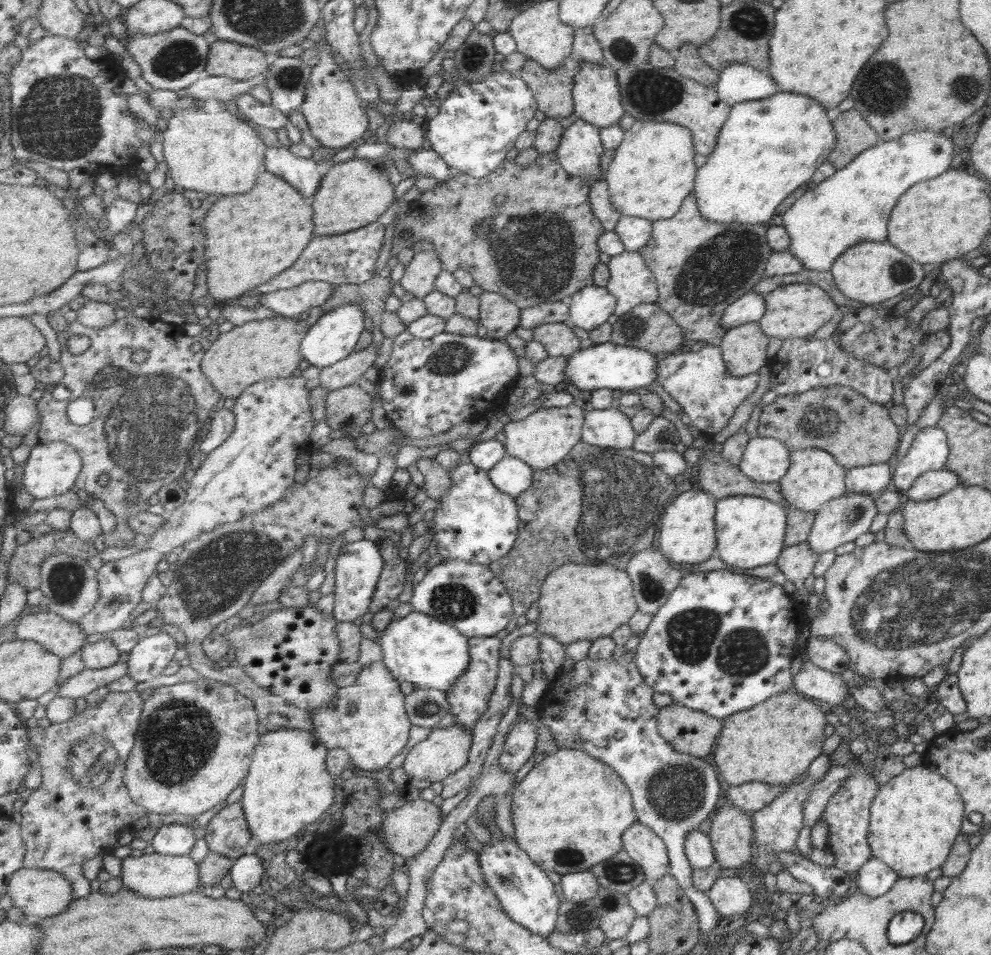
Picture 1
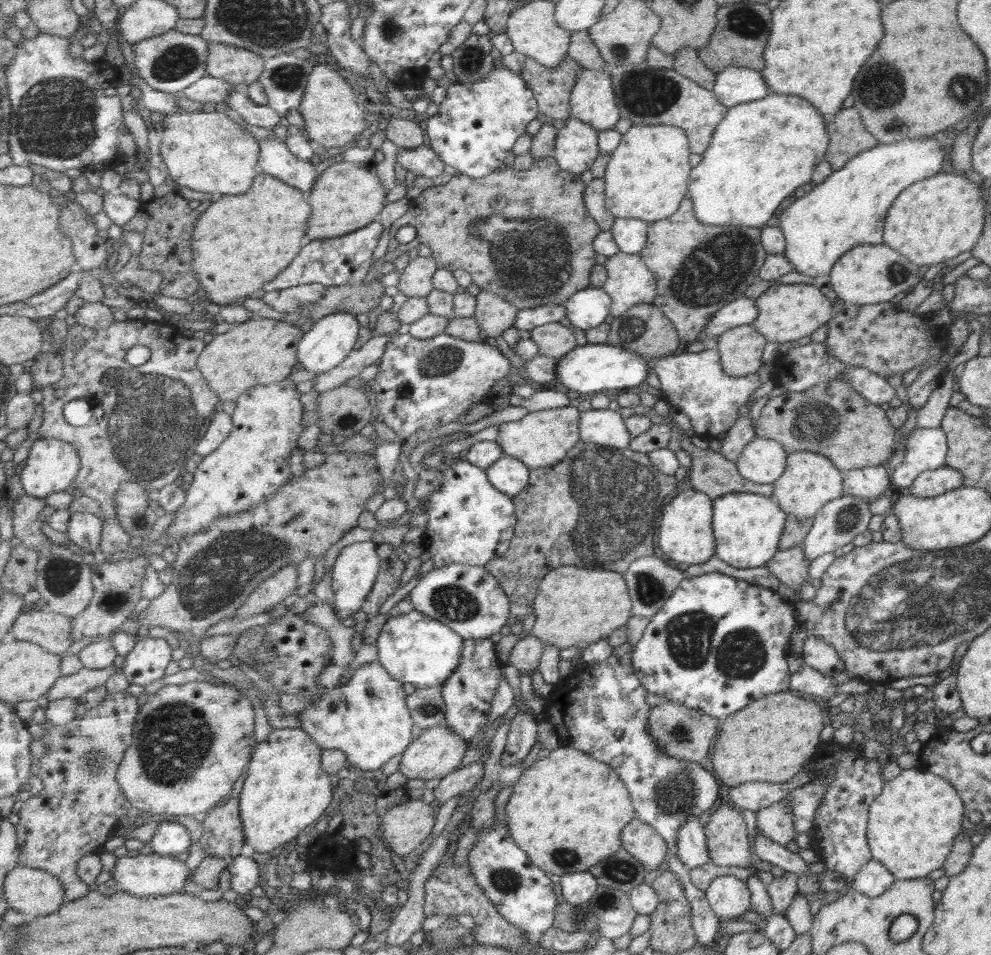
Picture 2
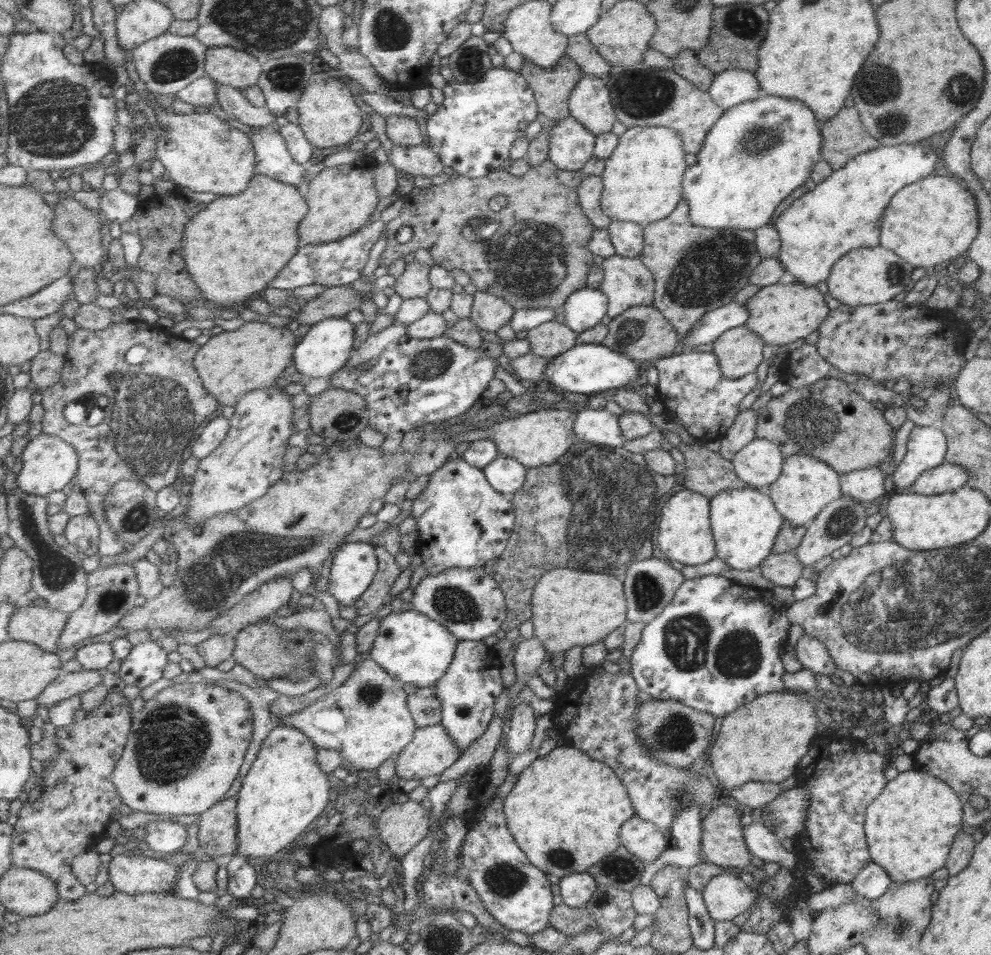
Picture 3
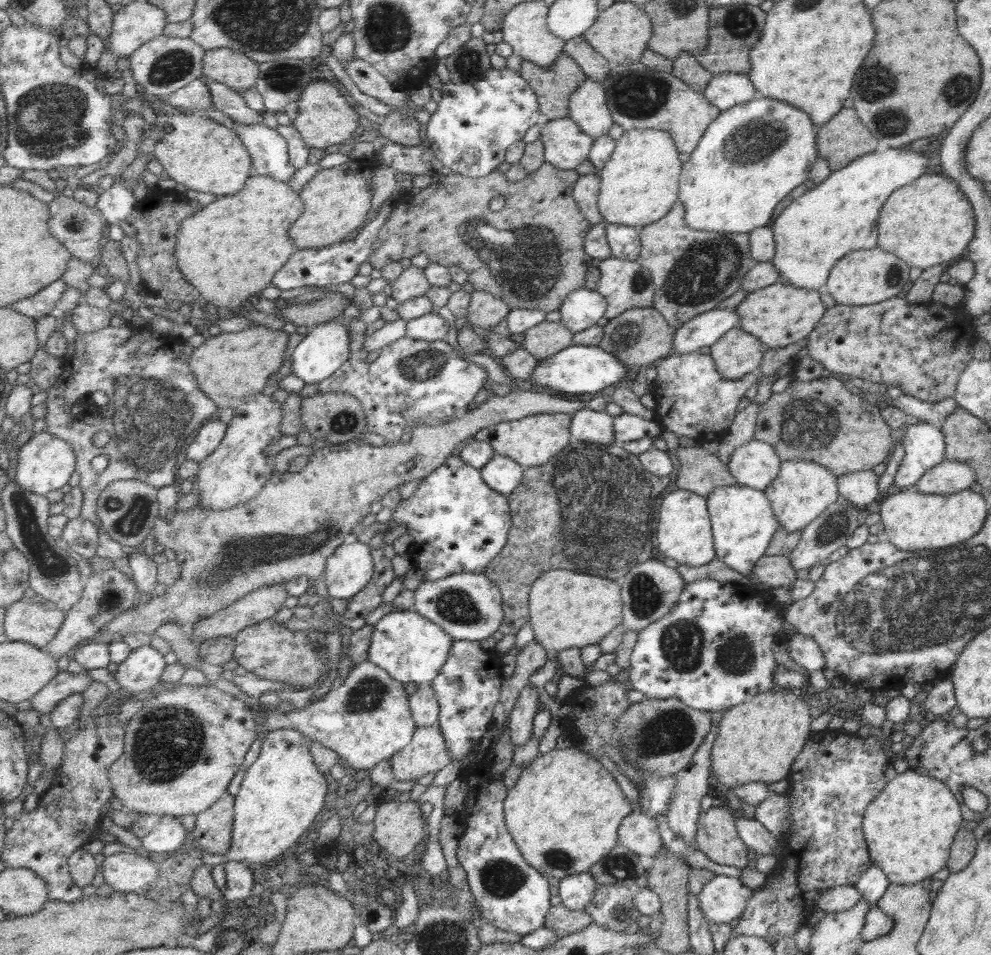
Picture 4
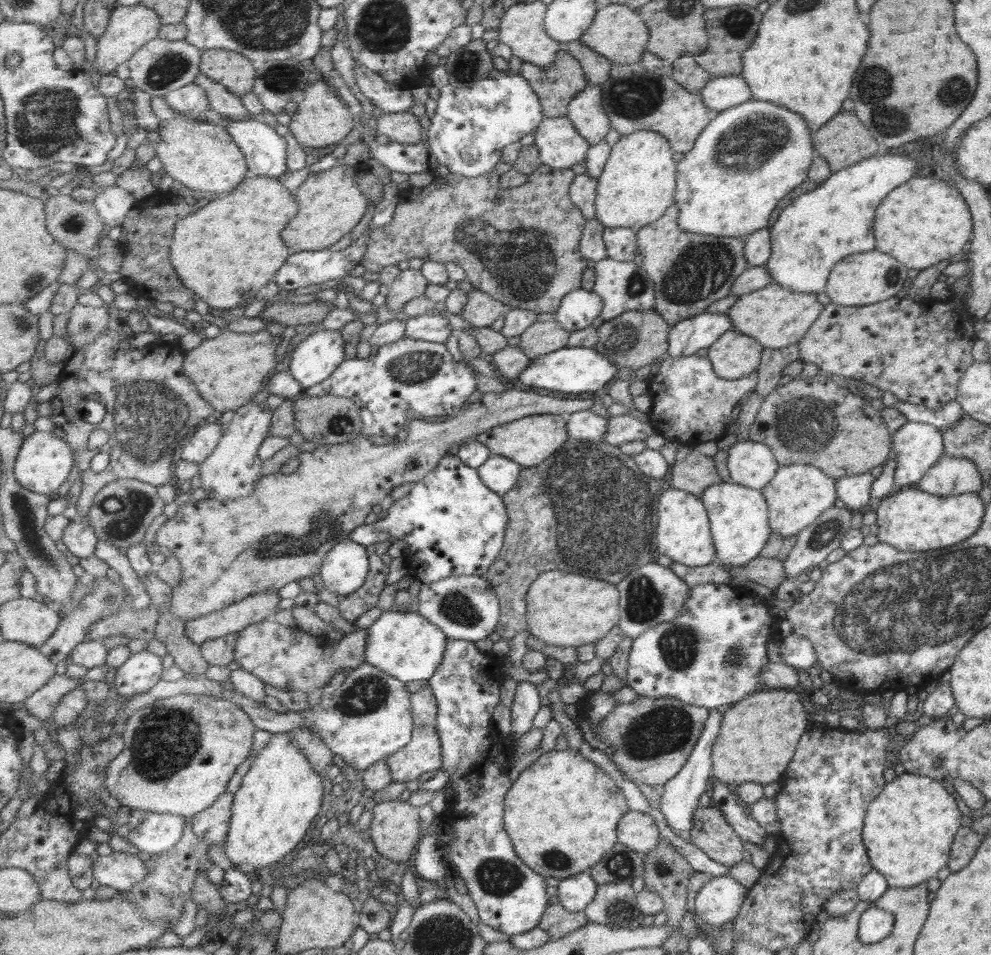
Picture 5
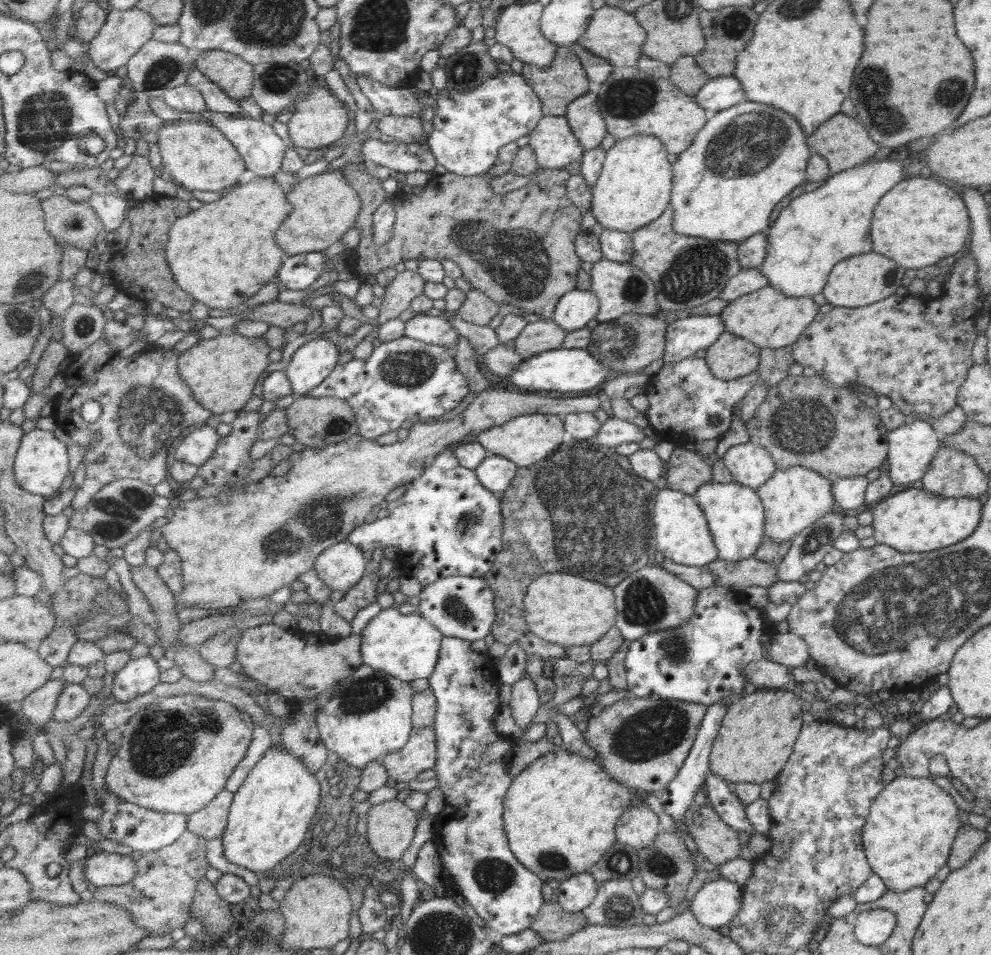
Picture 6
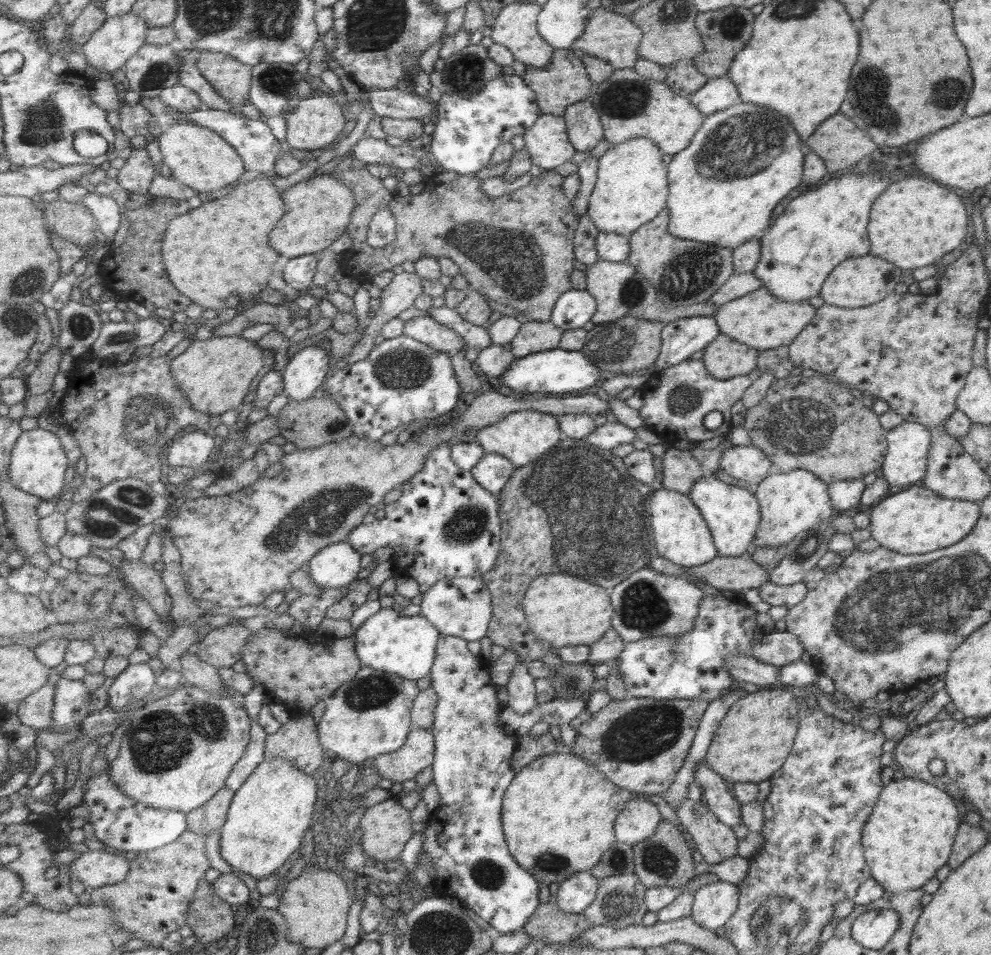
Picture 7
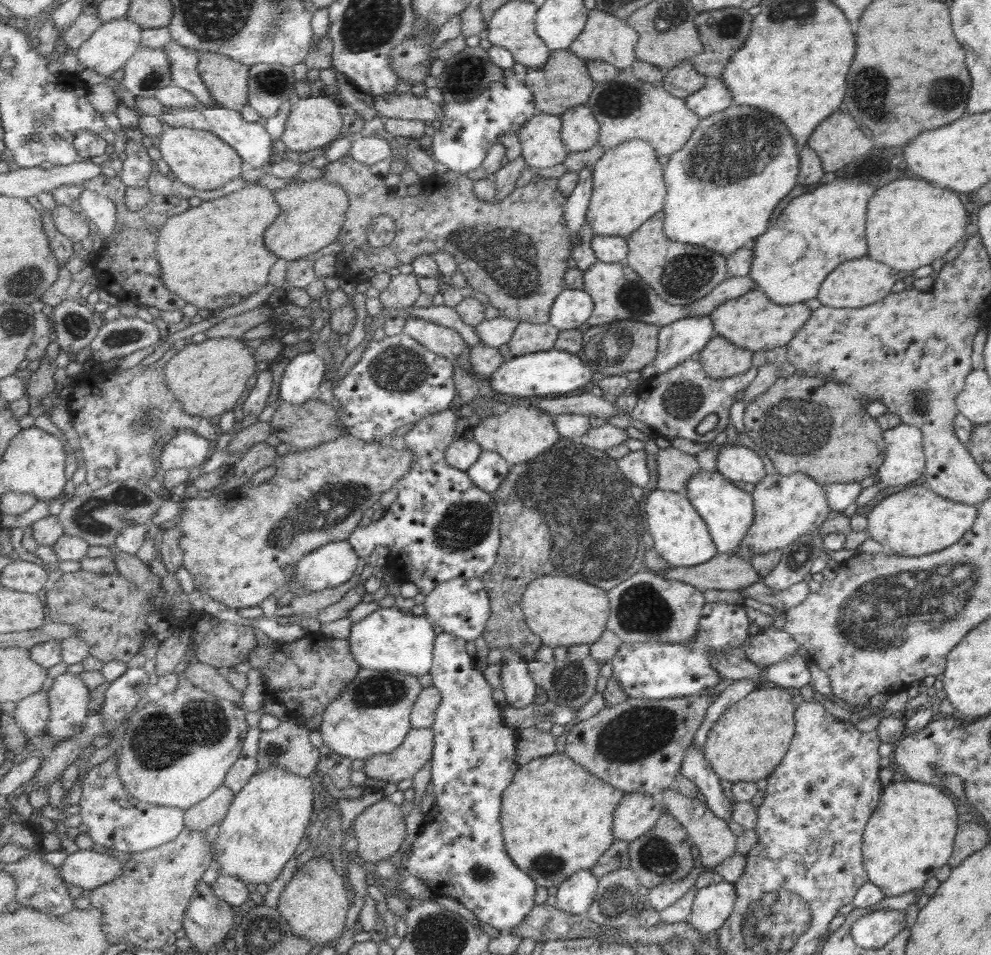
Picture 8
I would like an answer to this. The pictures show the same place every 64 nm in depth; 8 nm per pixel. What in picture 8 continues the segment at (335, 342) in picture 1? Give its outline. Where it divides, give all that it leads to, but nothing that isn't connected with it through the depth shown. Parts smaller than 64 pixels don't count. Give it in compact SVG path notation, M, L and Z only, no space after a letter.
M310 348L300 351L282 376L280 400L303 405L316 398L325 372L327 364L317 352Z

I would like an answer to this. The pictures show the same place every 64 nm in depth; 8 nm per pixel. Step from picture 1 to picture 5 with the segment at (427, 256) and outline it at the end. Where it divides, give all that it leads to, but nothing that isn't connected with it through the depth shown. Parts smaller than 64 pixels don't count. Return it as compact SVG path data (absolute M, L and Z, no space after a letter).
M405 269L389 286L389 294L385 302L387 308L393 312L404 312L407 303L414 298L424 296L429 288L430 283L421 269Z

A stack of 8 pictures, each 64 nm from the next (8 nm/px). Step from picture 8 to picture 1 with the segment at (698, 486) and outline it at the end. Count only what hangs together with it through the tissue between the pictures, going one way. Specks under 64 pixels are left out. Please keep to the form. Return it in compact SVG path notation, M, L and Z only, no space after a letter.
M727 496L715 502L716 555L727 566L746 569L771 564L784 547L785 509L757 496Z

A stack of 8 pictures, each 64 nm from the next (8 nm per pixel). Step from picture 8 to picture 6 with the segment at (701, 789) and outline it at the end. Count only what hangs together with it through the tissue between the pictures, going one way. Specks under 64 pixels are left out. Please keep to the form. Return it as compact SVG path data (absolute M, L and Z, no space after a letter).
M707 772L705 780L706 803L719 814L727 826L731 826L733 830L739 830L745 836L753 836L753 825L749 823L749 819L745 817L744 804L732 793L731 787L726 781L721 780L719 776Z

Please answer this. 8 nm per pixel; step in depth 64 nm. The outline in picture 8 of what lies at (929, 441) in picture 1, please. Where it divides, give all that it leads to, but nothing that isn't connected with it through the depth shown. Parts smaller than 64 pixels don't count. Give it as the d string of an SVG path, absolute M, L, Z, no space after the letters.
M900 423L882 431L885 441L883 462L875 479L883 486L901 486L915 482L924 474L923 433L915 426Z

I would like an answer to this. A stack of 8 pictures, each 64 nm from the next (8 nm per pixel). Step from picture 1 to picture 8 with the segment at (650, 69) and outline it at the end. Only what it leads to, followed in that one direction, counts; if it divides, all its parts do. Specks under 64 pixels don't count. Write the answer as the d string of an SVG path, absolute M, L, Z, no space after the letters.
M620 69L615 78L596 82L594 88L587 105L593 109L599 121L599 145L604 151L639 139L651 143L658 155L671 156L679 153L691 141L691 134L701 120L691 111L684 98L669 93L664 85L639 79L630 70Z

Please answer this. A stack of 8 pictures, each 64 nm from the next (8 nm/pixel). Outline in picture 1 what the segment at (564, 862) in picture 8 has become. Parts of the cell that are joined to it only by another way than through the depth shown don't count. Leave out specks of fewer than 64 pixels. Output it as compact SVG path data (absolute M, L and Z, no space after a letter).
M558 750L554 755L545 757L540 763L536 764L529 773L519 782L513 793L513 823L515 823L515 835L517 835L518 845L527 851L532 859L546 871L554 871L559 875L590 871L593 866L613 858L624 849L622 839L625 830L633 826L638 821L638 813L634 805L634 798L627 786L627 783L619 776L619 773L613 767L608 766L605 762L591 757L591 754L584 750Z

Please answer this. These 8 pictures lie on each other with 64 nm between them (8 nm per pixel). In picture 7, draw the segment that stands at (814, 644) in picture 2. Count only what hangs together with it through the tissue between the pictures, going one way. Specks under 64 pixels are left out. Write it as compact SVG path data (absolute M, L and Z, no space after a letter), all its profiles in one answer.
M763 632L763 638L753 646L752 657L764 664L777 667L796 662L803 656L803 646L789 632Z

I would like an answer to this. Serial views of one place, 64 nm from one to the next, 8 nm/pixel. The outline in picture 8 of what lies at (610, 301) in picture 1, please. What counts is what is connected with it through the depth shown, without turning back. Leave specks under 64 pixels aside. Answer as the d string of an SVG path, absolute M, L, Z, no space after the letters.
M565 289L555 300L550 323L560 331L577 329L589 321L595 310L594 298L584 290Z

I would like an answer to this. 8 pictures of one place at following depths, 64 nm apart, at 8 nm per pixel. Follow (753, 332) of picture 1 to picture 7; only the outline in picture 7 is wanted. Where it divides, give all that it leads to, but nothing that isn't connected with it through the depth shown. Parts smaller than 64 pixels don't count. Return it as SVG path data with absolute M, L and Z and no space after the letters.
M719 333L703 349L700 359L716 379L727 379L751 373L755 368L756 356L755 348Z

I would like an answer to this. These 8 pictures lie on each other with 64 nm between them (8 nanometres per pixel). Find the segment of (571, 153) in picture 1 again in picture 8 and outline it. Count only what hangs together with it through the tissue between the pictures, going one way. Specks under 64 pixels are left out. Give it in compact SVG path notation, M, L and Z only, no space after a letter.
M539 112L517 134L522 143L522 155L535 171L562 164L570 148L562 139L563 119L559 115Z

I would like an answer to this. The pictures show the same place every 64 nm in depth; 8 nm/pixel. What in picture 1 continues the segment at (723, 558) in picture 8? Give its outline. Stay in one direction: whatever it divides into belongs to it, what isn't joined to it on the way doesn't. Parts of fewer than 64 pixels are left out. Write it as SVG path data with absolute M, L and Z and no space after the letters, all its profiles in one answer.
M807 541L783 547L779 556L773 560L777 568L785 574L785 580L793 582L795 590L790 597L806 606L808 591L803 585L803 580L813 572L813 564L817 562L819 553L809 549Z

